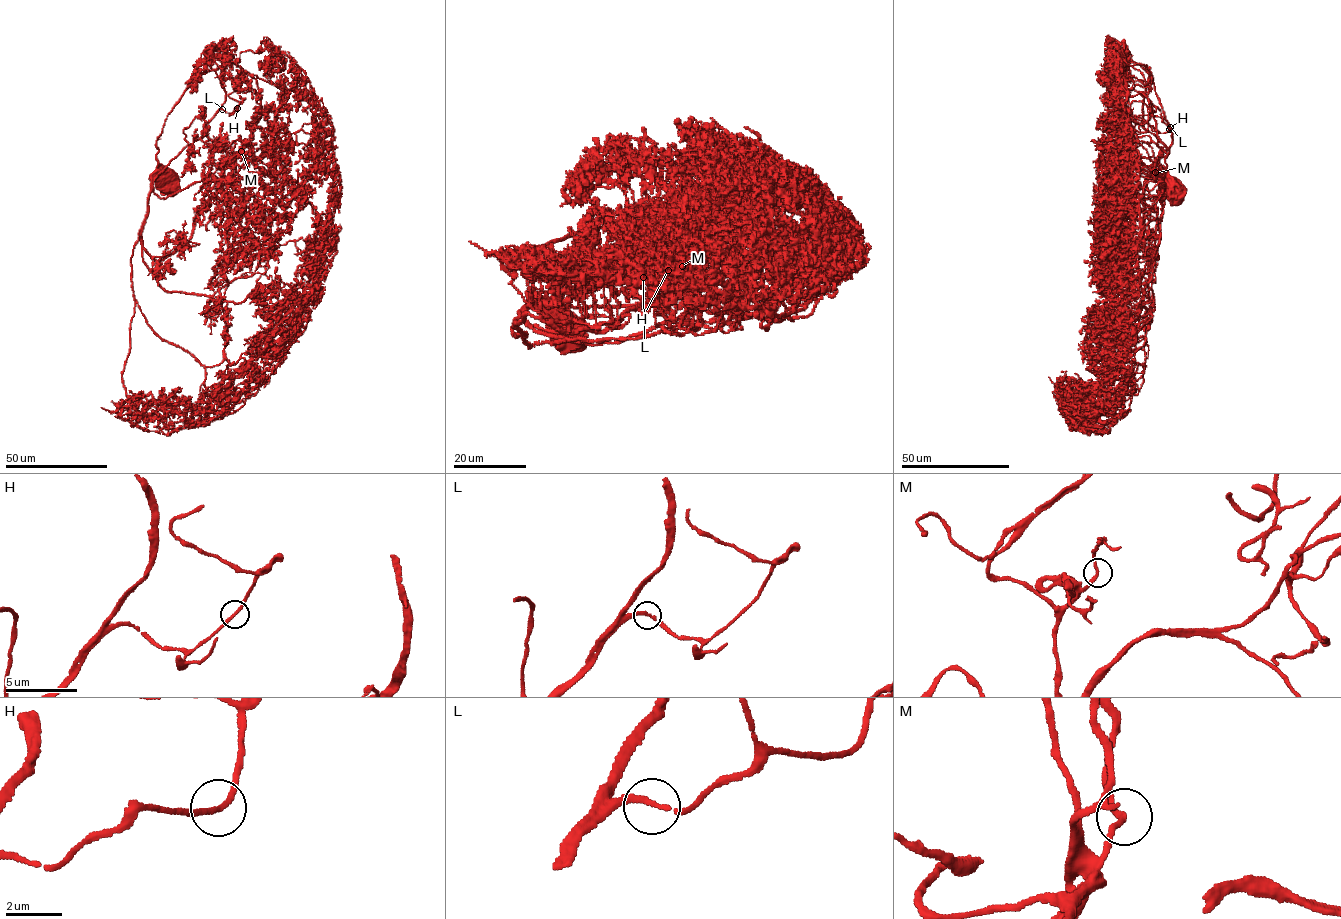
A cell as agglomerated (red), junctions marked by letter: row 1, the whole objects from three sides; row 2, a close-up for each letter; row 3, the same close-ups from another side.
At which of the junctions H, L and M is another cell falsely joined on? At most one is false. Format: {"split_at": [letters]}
{"split_at": []}

